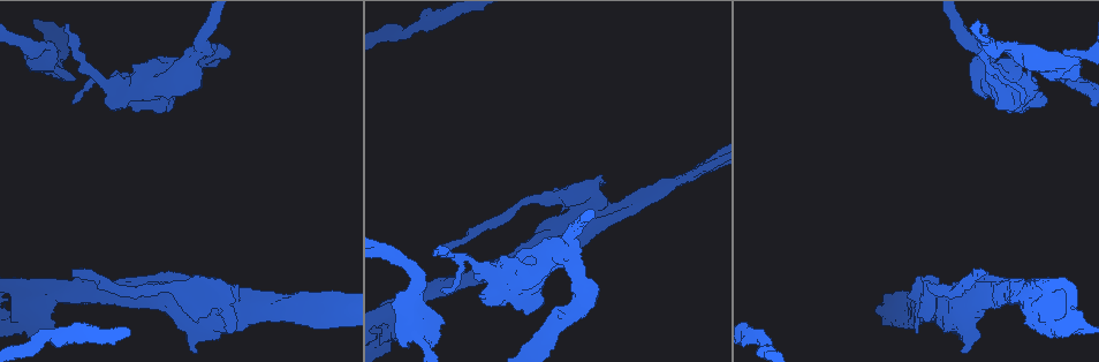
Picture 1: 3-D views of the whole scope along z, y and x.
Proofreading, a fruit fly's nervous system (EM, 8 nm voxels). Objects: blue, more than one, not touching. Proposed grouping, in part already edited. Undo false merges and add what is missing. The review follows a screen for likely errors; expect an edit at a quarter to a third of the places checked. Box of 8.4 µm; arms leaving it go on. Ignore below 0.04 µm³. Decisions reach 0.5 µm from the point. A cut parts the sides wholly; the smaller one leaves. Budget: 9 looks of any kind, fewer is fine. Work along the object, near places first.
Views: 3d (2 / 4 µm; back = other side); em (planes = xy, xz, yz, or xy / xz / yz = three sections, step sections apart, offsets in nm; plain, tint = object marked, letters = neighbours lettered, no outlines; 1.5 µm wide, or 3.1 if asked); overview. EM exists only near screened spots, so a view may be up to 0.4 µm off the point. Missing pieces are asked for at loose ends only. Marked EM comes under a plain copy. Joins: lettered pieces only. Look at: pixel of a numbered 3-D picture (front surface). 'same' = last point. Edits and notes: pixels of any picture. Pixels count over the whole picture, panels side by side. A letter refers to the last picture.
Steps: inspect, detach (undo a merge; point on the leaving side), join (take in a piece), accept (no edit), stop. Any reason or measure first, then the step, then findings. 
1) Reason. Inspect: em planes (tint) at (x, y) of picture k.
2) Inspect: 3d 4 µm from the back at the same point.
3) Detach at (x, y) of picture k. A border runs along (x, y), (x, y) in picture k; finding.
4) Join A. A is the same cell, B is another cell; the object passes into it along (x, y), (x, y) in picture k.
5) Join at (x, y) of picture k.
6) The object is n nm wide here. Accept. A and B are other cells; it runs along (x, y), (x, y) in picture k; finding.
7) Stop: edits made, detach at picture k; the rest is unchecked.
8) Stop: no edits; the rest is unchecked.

Inspect: 3d 4 µm at (984, 271) of picture 1.

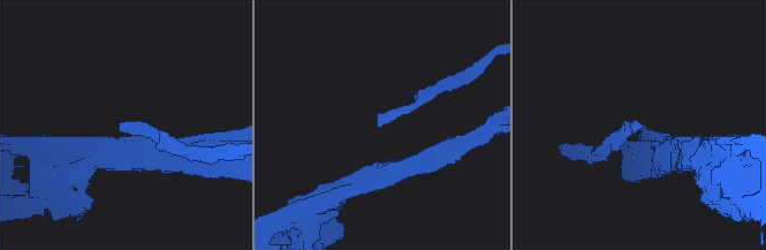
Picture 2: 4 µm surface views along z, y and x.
Now the EM. Inspect: em planes (letters) at (119, 125) of picture 2.

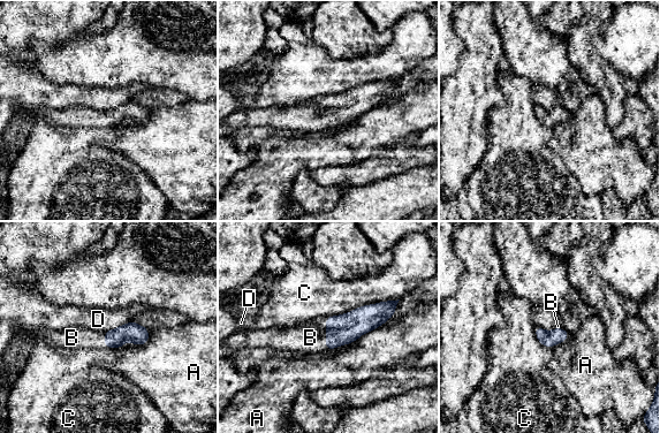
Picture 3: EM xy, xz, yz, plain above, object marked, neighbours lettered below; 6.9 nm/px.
The longest contact is with C, 550 nm. Join at (310, 337) of picture 3. B is the same cell, A, C and D are other cells; it goes on there.

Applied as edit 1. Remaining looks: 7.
Thin end. Inspect: em planes (tint) at (442, 288) of picture 1.

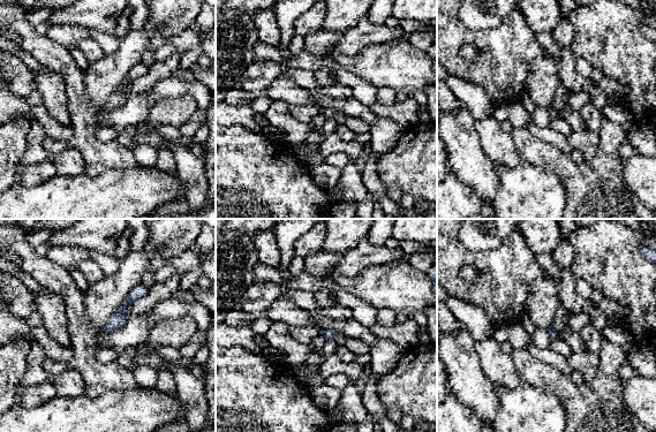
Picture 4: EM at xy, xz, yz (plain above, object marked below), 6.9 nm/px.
What lies round it. Inspect: em planes (letters) at the same point.

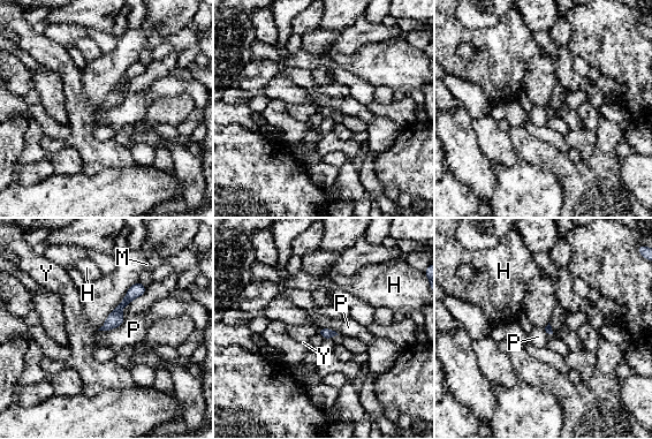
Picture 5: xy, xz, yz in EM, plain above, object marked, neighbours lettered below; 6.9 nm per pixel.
Accept. H, M, P and Y are other cells; a border runs along (126, 319), (108, 330), (97, 330) in picture 5; none of them fits.

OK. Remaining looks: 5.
Looks like a crossing. Inspect: em planes (letters) at (558, 253) of picture 1.

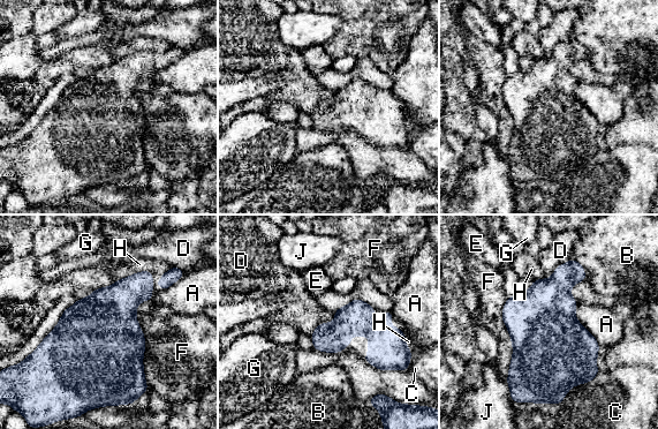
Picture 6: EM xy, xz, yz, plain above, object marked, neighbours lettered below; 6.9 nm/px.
Accept. A, B, C, D, E, F, G, H and J are other cells; continuous, no second cell.

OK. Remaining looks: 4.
Free end. Inspect: 3d 2 µm at (435, 253) of picture 1.

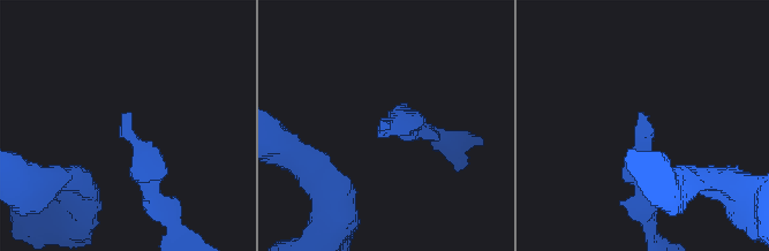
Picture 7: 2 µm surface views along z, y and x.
Need the tissue. Inspect: em planes (letters) at (647, 118) of picture 7.

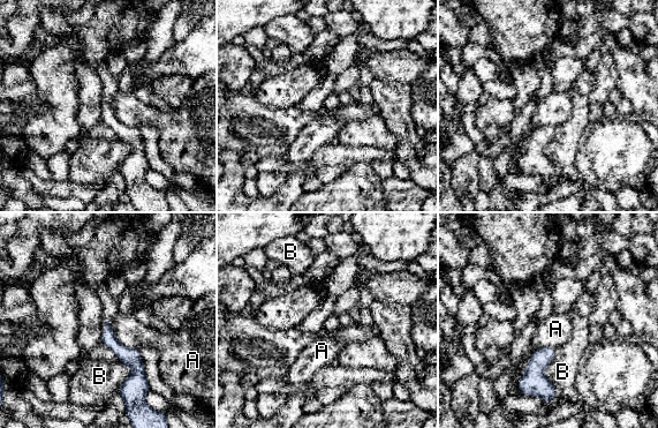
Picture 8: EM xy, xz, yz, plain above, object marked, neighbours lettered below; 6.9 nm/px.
The object is 100 nm wide here. Accept. A and B are other cells; it runs along (107, 330), (135, 366), (123, 390) in picture 8; no lettered piece goes on from it.

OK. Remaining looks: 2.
Stop: edits made, join at picture 3; the rest is unchecked.

